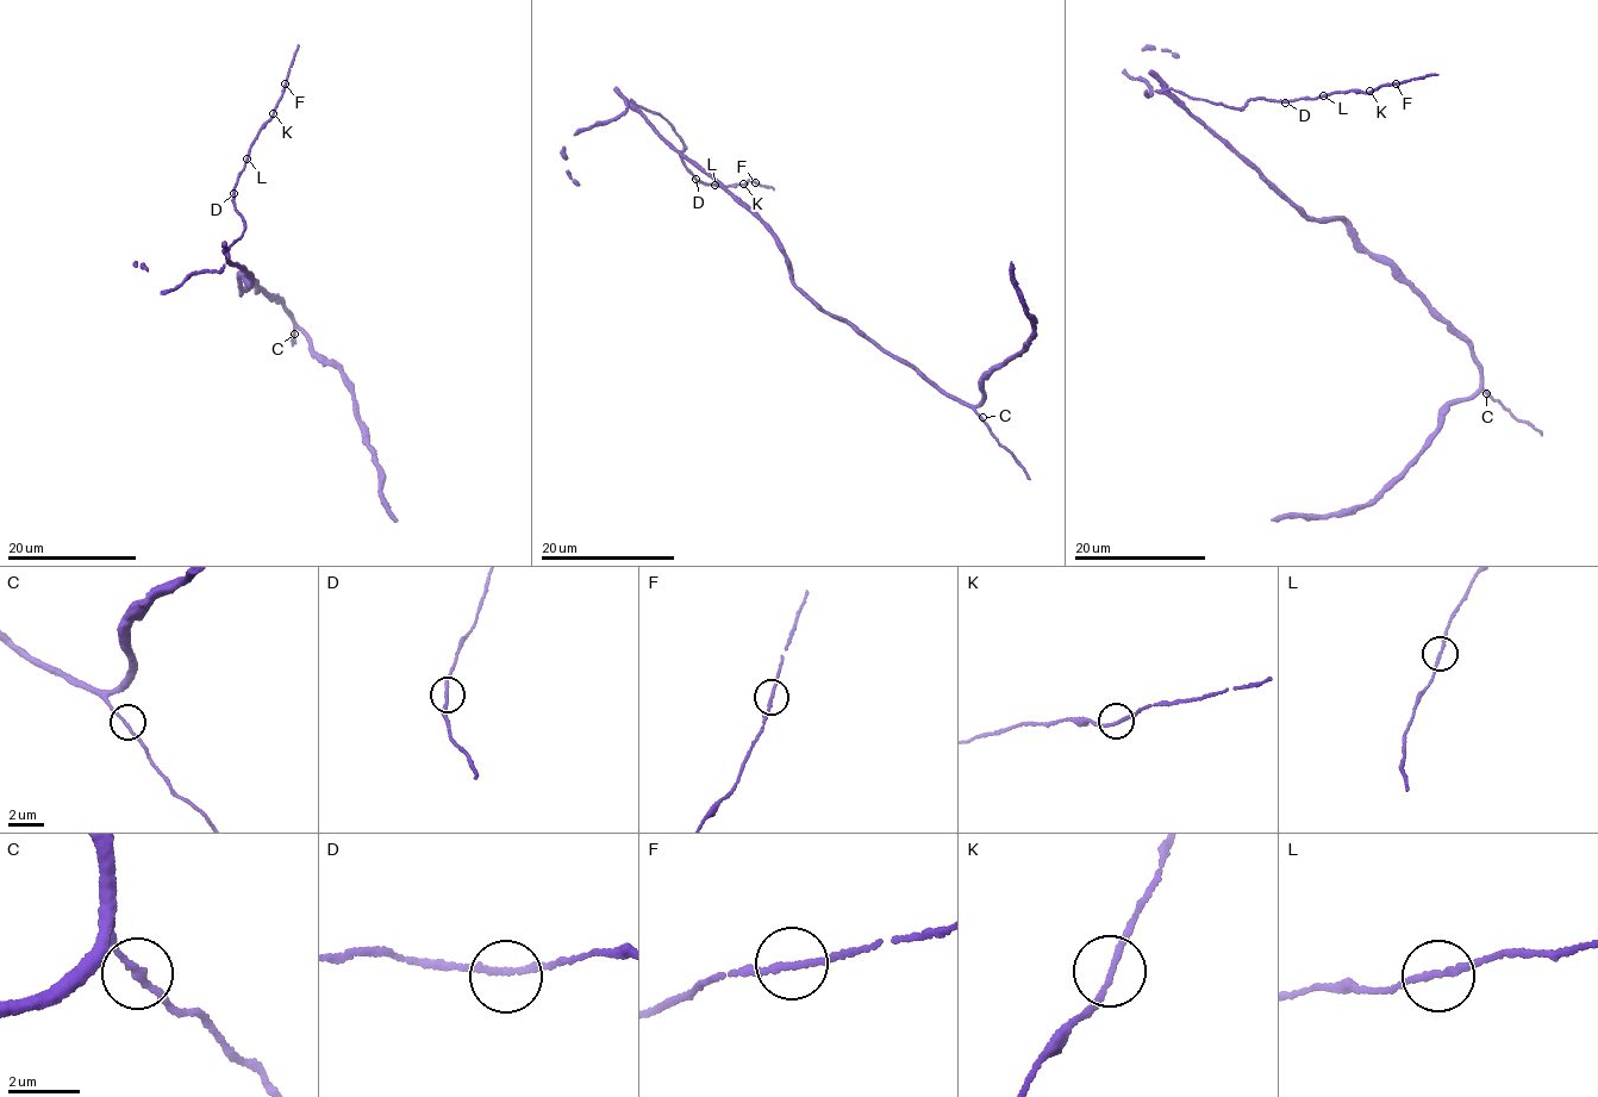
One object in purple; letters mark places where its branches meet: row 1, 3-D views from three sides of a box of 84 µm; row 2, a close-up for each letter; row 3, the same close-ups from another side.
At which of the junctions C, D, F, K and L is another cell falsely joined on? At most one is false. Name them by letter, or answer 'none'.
none

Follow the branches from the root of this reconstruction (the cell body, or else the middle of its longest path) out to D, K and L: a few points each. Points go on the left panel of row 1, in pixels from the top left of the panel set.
D: (247, 281), (254, 278), (245, 266), (228, 259), (245, 226), (233, 193)
K: (247, 281), (254, 278), (245, 266), (228, 259), (245, 226), (231, 199), (251, 145), (273, 113)
L: (247, 281), (254, 278), (228, 260), (226, 250), (245, 226), (231, 199), (247, 159)

